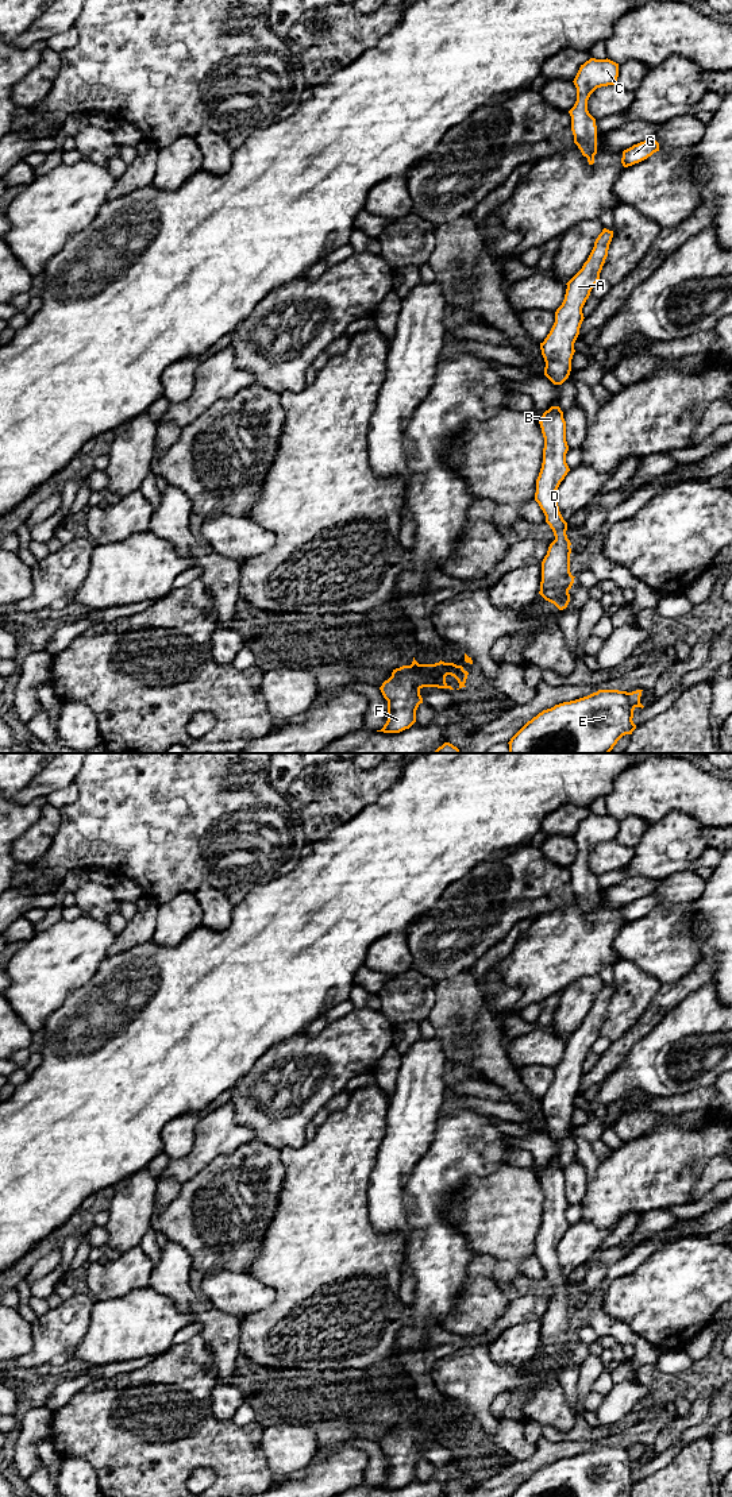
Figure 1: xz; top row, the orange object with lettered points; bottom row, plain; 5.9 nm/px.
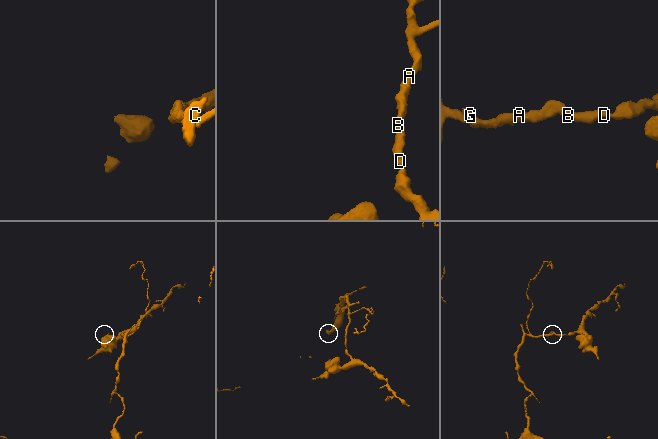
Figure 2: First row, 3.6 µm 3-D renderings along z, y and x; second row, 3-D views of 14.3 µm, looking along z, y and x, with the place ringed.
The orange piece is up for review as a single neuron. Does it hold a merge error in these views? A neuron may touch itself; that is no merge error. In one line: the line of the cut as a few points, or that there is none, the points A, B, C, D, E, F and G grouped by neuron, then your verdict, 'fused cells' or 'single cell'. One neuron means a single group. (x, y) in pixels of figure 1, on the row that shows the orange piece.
cut none; groups A B C D E F G; single cell

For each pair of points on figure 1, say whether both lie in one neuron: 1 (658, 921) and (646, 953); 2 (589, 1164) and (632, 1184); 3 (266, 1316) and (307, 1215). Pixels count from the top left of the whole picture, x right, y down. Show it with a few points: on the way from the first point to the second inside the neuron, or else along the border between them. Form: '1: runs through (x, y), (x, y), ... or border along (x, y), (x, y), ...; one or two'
1: runs through (658, 929), (658, 941), (654, 945); one
2: border along (601, 1162), (596, 1175), (589, 1181); two
3: runs through (292, 1295), (307, 1280), (307, 1241); one

